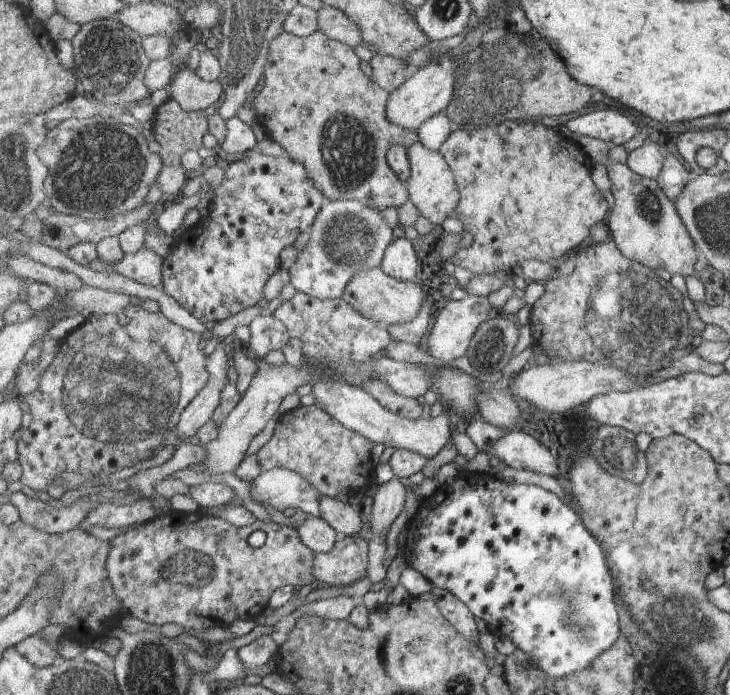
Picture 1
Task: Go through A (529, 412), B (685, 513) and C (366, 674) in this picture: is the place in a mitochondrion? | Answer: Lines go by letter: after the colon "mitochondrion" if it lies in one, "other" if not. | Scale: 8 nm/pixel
A: other
B: other
C: other

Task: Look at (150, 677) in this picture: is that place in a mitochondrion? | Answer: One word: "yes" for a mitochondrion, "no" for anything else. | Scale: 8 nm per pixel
yes

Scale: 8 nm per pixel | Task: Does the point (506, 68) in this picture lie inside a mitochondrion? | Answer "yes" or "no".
yes

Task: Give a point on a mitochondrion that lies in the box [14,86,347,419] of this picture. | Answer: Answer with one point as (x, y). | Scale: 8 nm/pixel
(107, 170)

